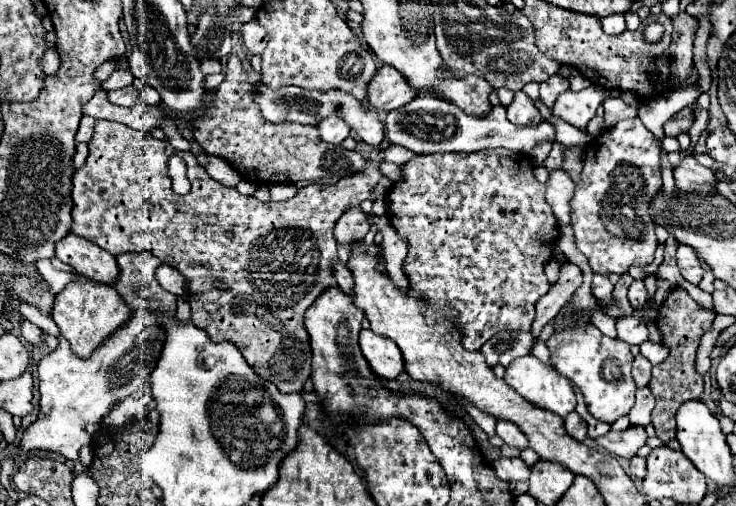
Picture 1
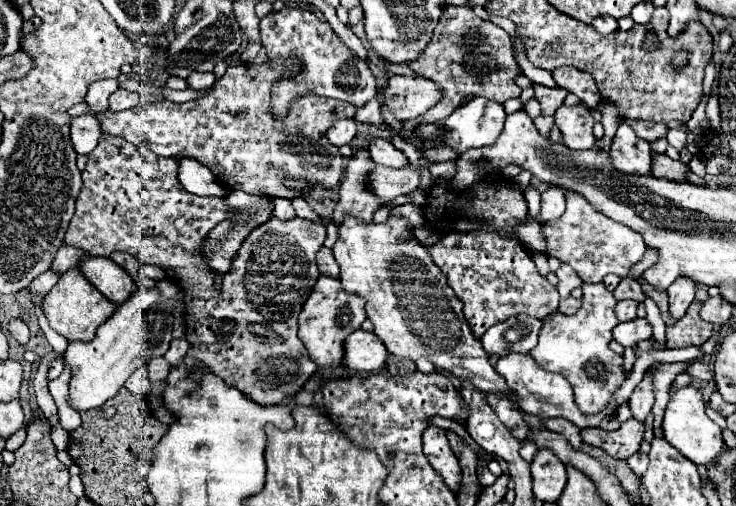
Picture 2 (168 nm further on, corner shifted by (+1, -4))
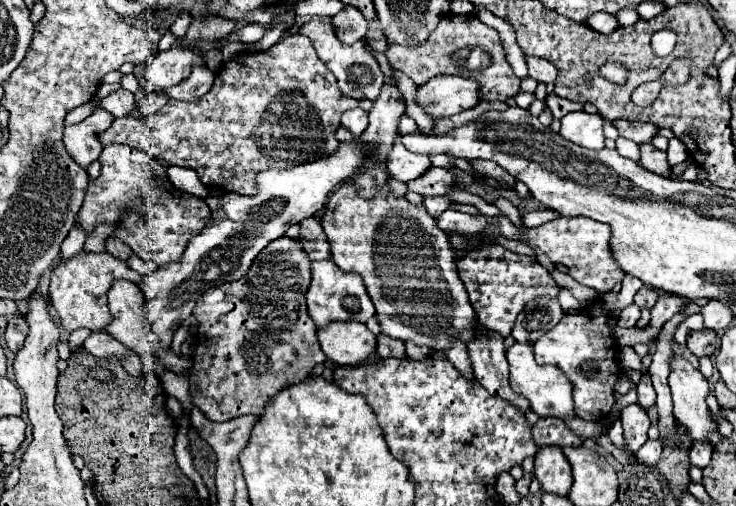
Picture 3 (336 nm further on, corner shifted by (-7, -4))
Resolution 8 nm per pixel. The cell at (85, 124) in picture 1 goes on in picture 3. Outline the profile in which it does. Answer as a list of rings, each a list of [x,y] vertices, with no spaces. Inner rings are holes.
[[[98,106],[98,110],[92,116],[88,116],[84,122],[64,128],[66,152],[74,158],[78,166],[86,168],[94,160],[98,160],[102,152],[102,144],[98,136],[112,124],[112,120],[114,118],[110,116],[110,112]]]

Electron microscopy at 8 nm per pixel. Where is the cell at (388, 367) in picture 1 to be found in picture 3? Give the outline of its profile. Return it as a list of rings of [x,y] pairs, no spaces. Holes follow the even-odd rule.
[[[330,322],[318,328],[318,342],[326,358],[340,366],[364,362],[376,348],[376,336],[362,322]]]

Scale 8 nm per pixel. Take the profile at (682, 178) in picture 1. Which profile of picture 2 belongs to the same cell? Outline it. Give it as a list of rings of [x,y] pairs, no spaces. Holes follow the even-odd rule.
[[[654,154],[654,176],[666,178],[674,182],[688,182],[686,174],[690,172],[690,166],[682,160],[670,160],[666,154]]]

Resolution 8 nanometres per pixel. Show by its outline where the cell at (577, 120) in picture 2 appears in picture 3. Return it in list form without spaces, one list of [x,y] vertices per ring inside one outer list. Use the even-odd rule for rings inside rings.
[[[570,112],[562,118],[560,136],[566,140],[590,148],[590,150],[602,150],[604,148],[604,134],[602,134],[602,118],[598,114],[586,114],[586,112]]]

